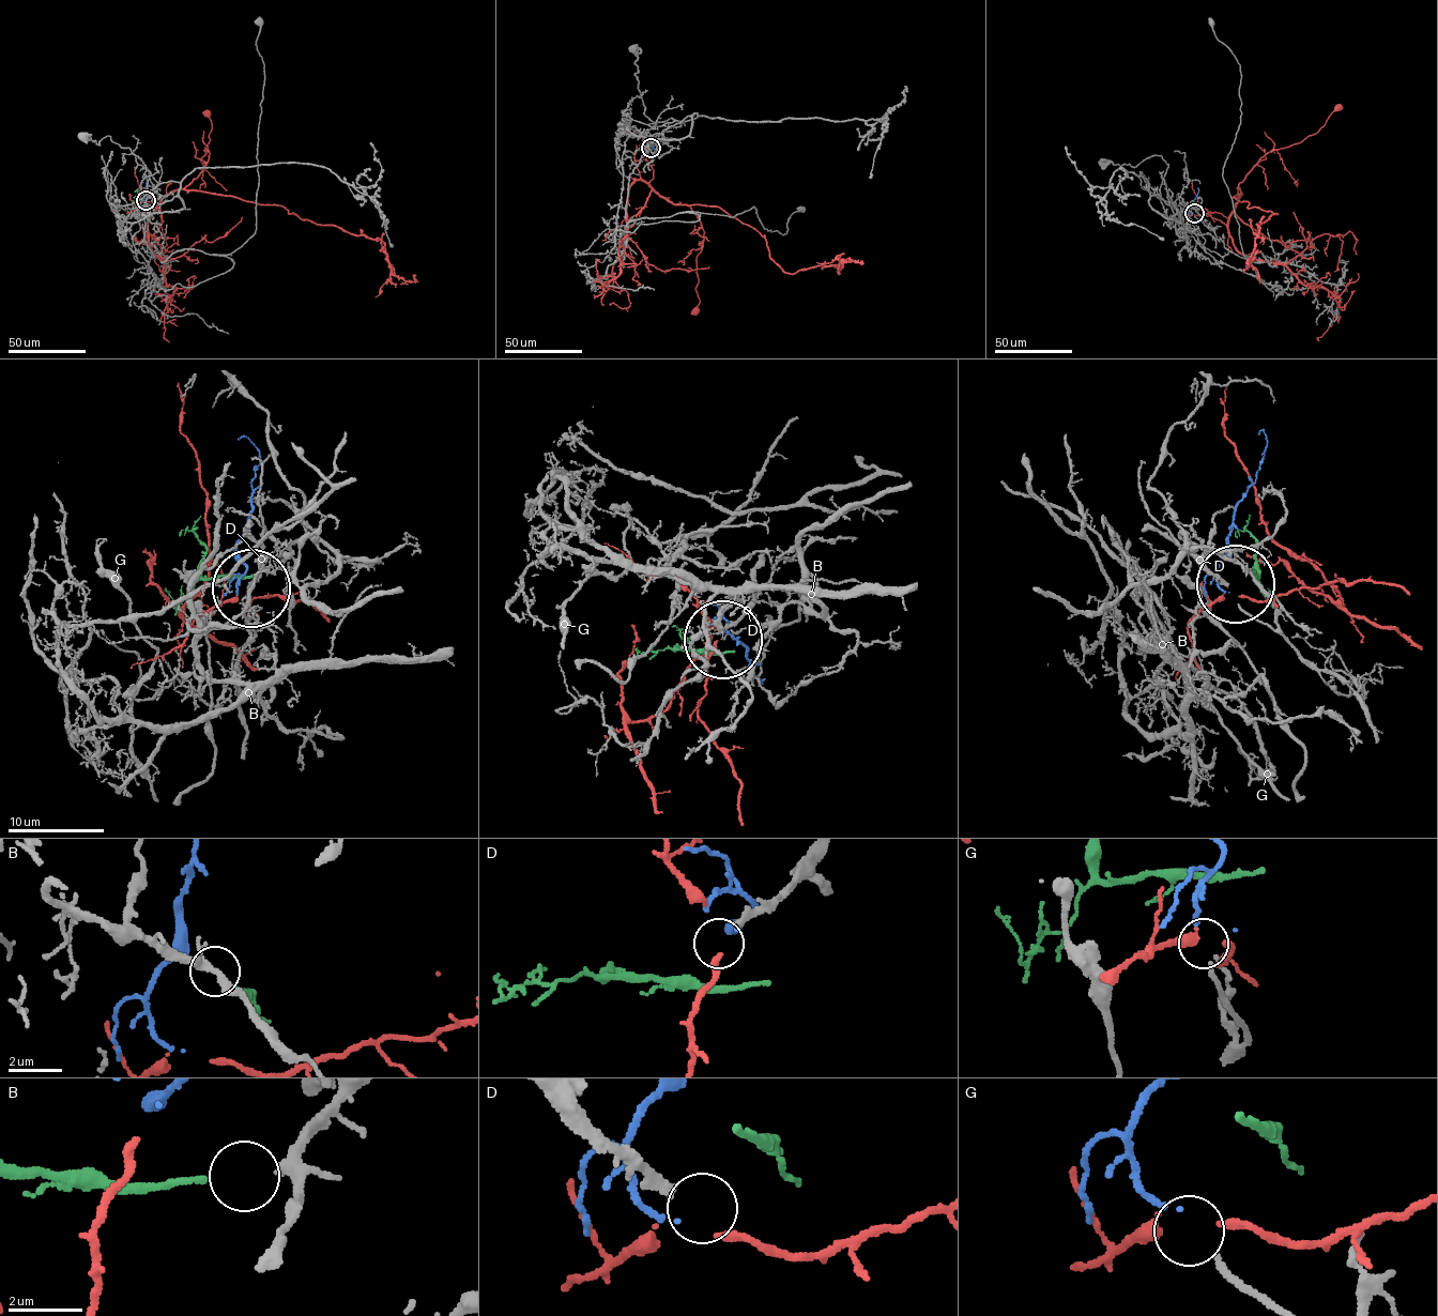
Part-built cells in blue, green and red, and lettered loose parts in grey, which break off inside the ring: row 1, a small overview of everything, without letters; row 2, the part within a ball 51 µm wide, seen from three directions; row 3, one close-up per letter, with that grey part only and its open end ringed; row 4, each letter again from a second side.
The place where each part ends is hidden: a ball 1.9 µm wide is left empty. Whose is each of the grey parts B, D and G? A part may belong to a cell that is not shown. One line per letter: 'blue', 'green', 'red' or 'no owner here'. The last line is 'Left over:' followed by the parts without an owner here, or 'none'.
B: green
D: no owner here
G: blue
Left over: D

